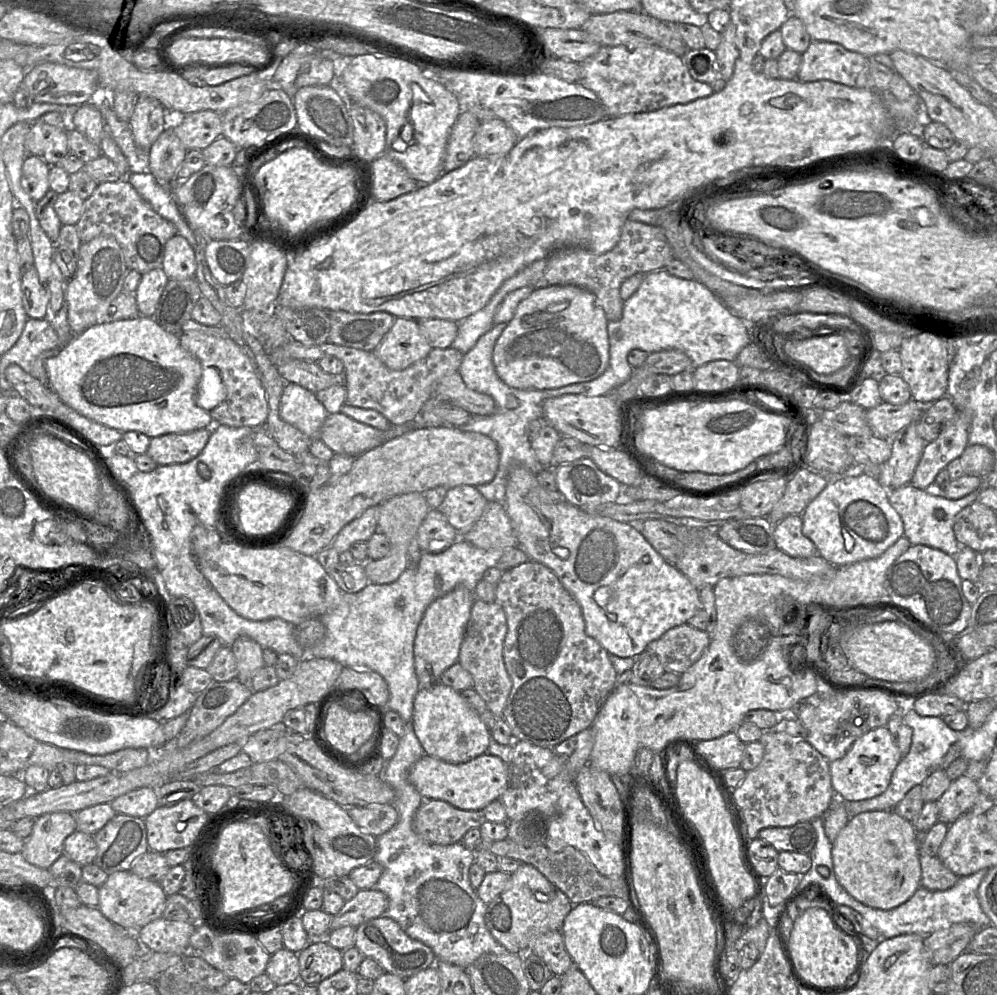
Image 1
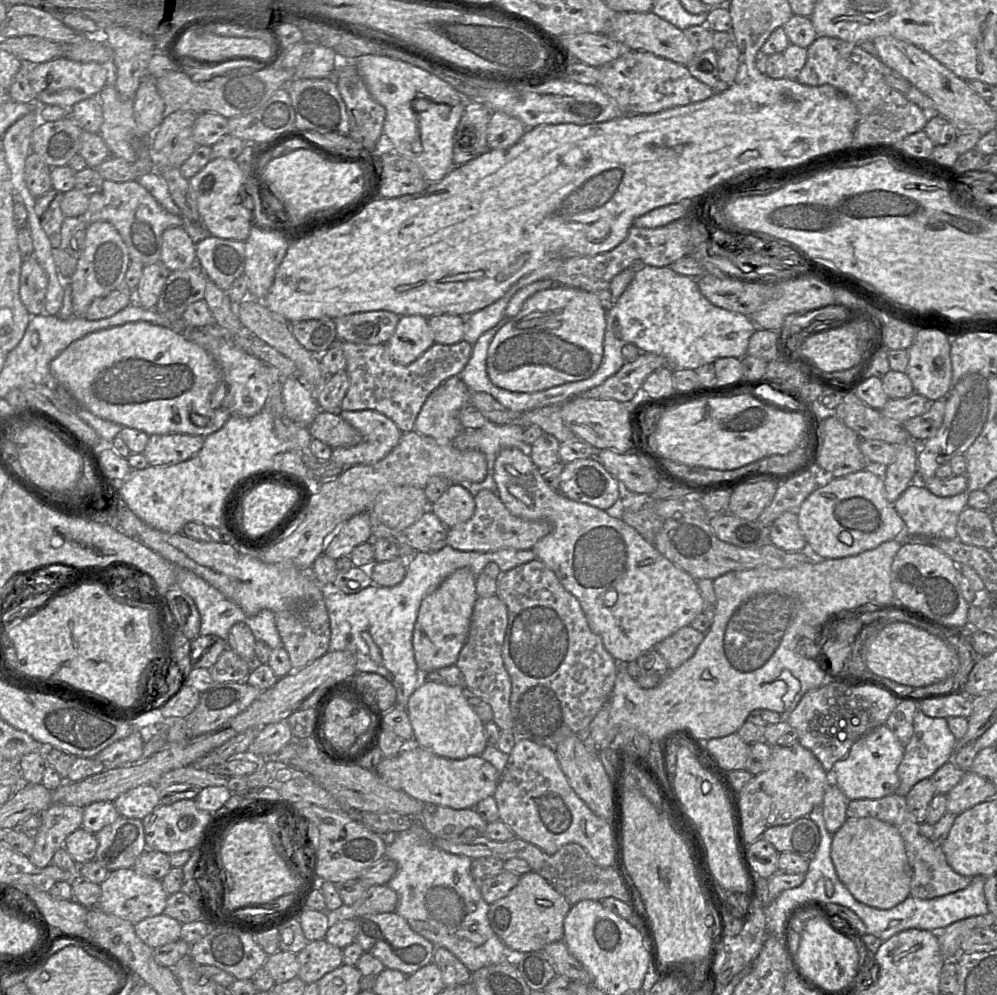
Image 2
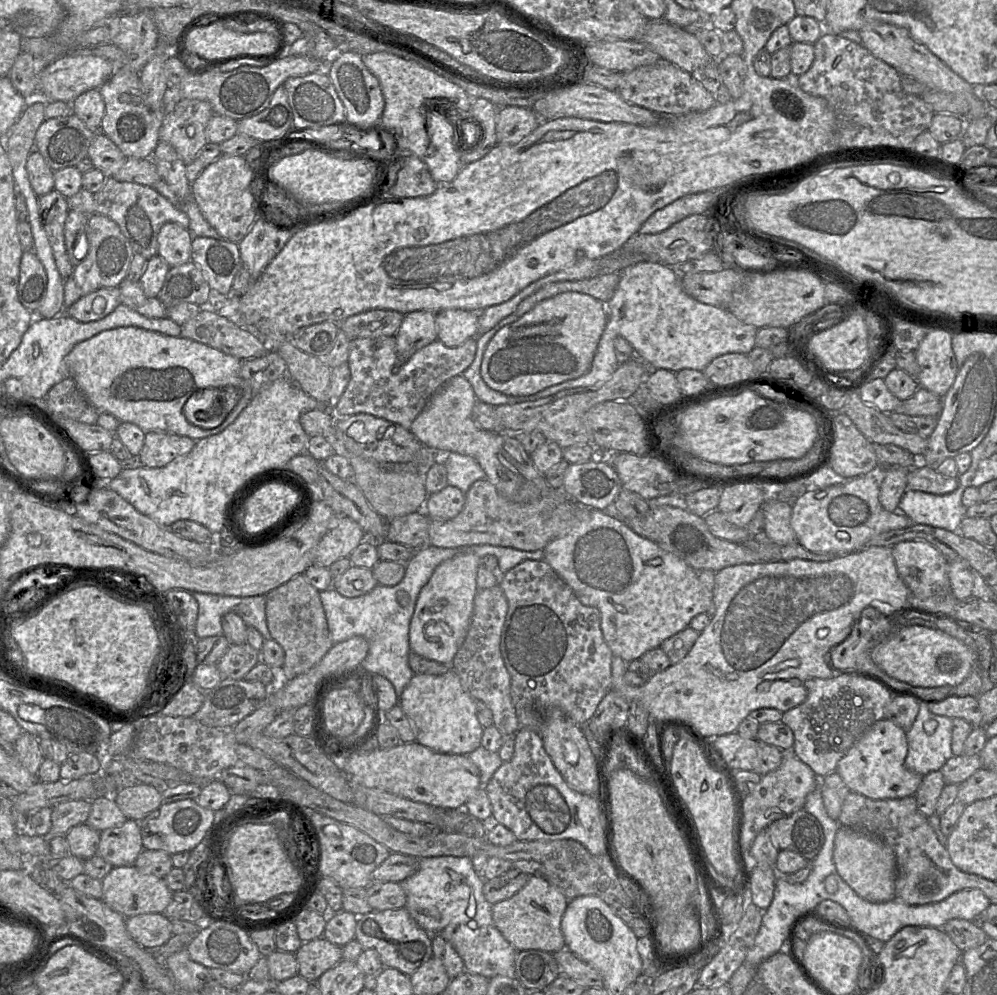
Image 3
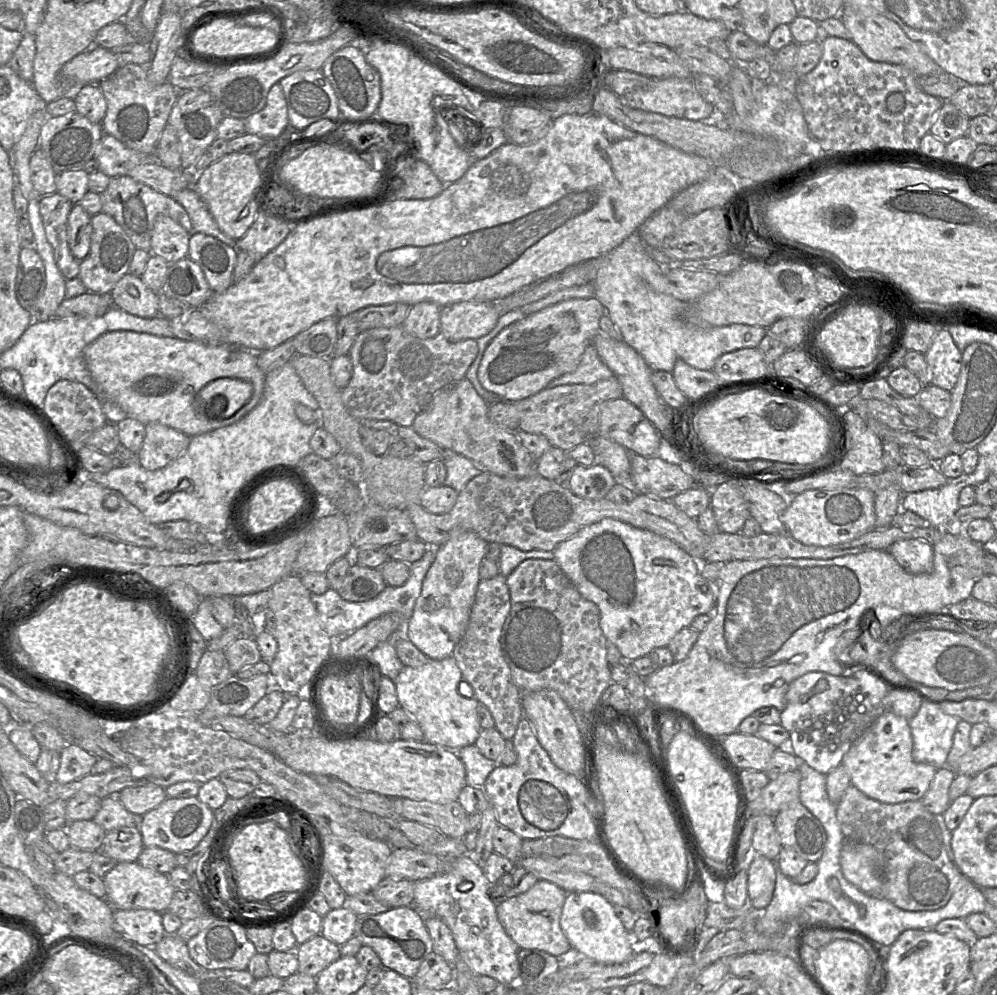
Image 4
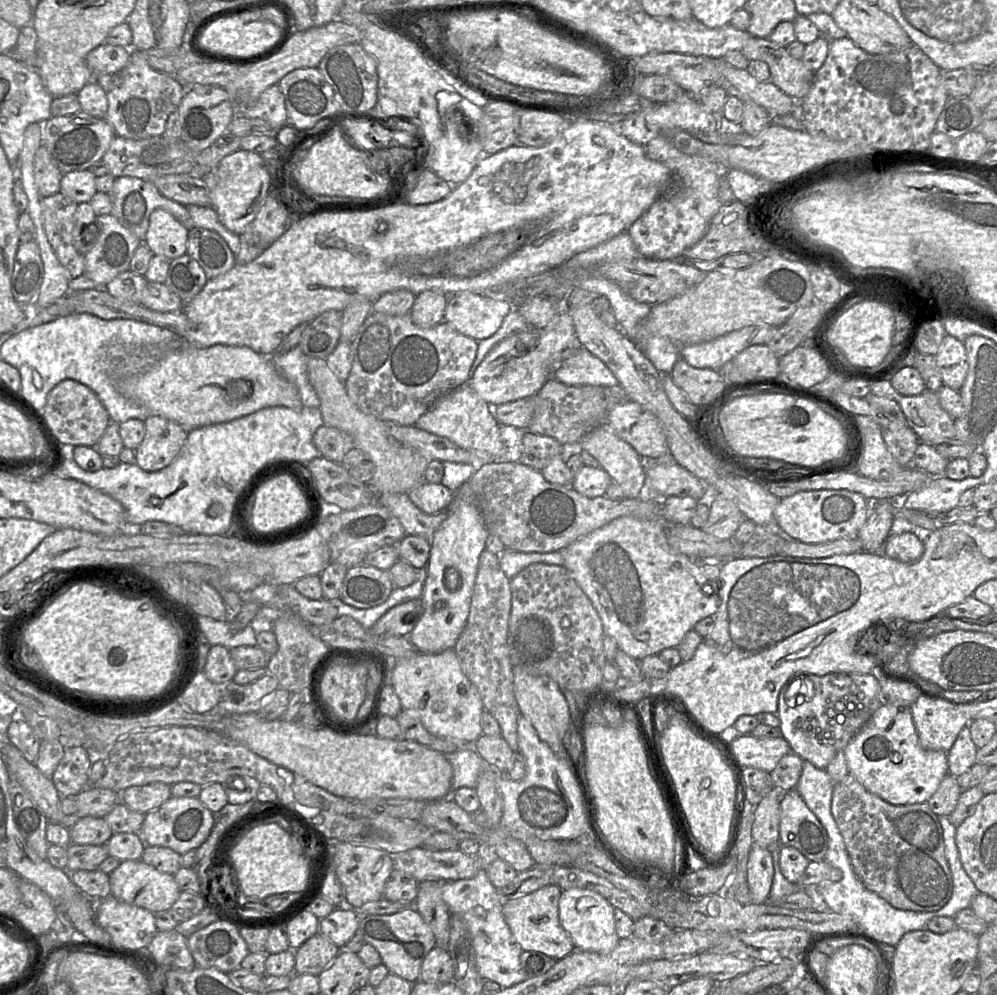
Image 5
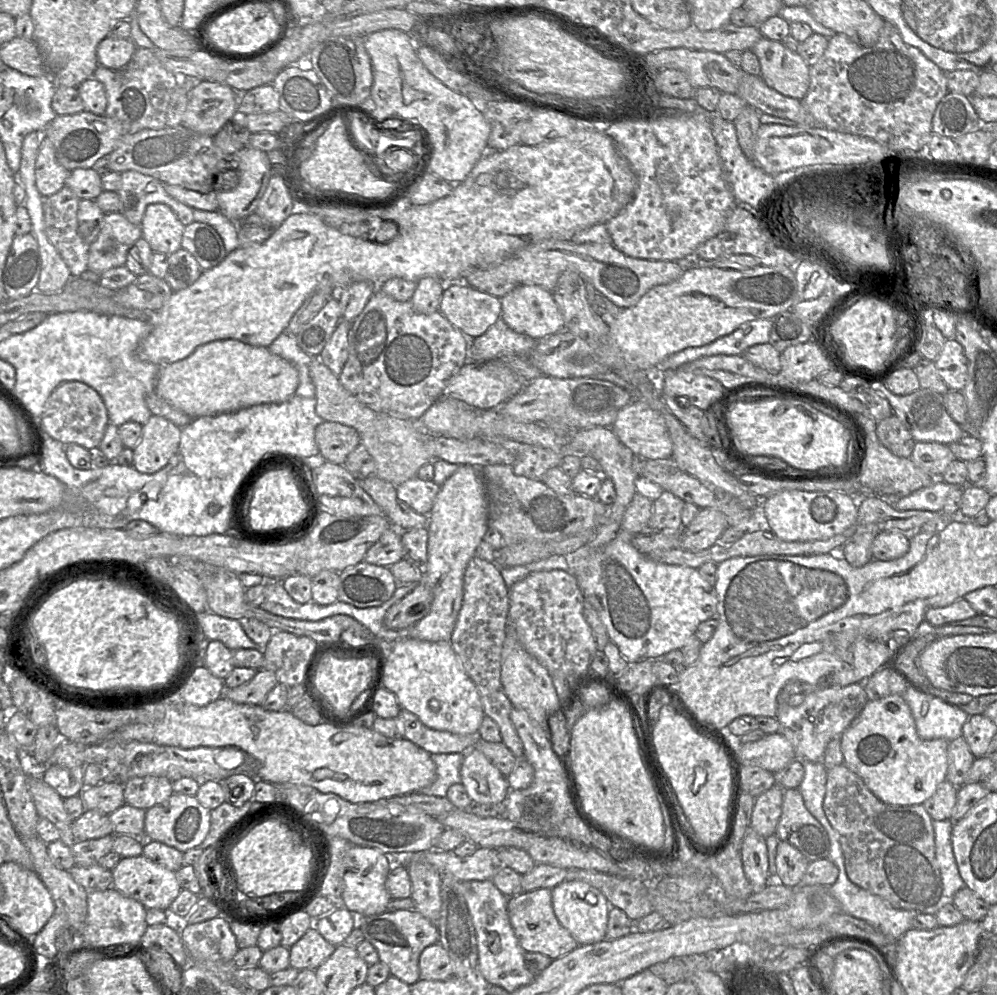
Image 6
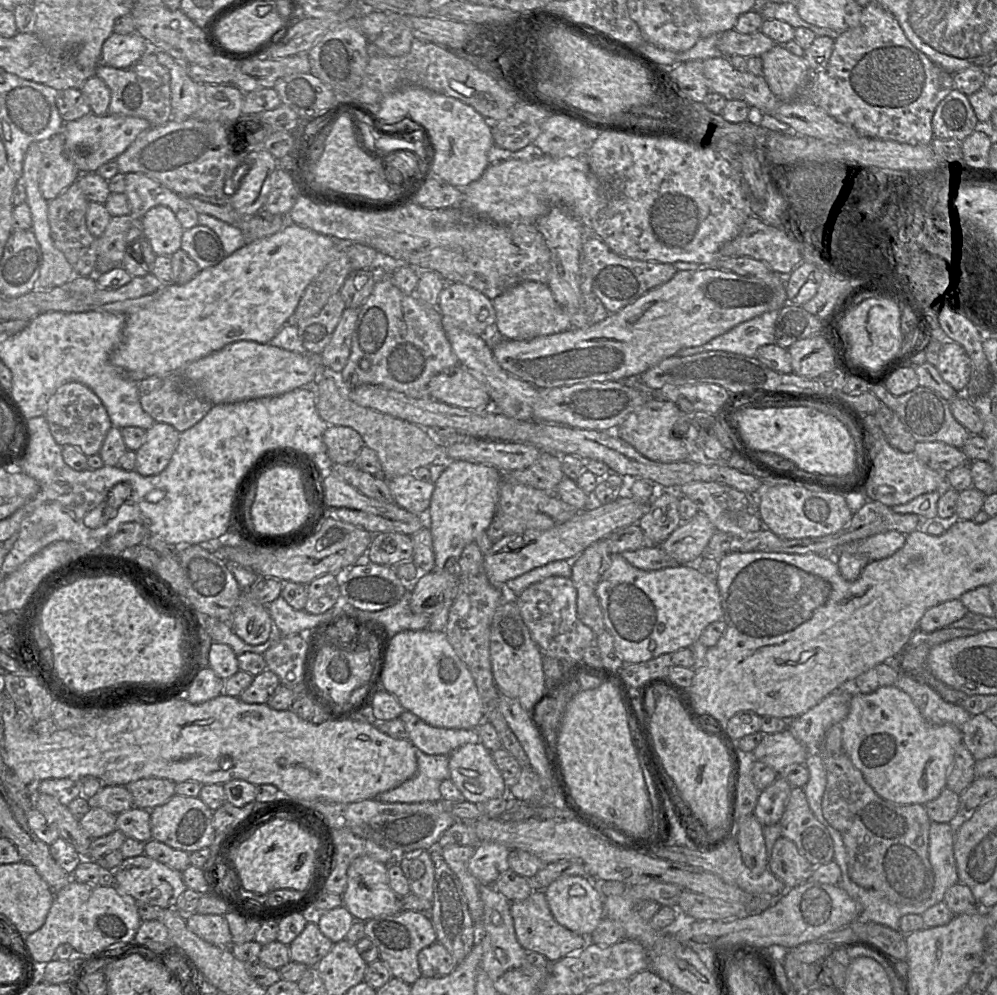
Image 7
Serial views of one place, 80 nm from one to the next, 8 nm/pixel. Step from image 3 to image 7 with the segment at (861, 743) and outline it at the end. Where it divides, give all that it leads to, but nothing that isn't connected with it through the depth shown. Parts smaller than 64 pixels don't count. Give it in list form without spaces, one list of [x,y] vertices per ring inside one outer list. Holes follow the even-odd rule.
[[[884,686],[869,694],[854,692],[849,713],[840,724],[845,754],[881,798],[896,804],[924,805],[936,799],[946,787],[956,747],[963,742],[960,728],[928,722],[912,698],[897,686]]]

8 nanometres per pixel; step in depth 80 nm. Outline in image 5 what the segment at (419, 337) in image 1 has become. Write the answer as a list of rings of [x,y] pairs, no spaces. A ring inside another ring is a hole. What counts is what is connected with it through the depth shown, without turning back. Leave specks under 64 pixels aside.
[[[434,290],[416,295],[409,313],[412,322],[420,328],[431,328],[444,321],[447,297]]]

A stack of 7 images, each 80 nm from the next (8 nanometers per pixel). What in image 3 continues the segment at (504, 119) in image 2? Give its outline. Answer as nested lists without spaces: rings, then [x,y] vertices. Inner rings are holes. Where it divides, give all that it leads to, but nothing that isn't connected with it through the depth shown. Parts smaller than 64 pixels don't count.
[[[520,106],[498,107],[496,115],[497,144],[516,144],[539,124],[537,115]]]

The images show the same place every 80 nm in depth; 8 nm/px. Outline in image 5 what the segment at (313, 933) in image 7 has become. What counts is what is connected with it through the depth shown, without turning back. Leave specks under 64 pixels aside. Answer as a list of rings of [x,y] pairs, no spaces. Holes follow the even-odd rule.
[[[318,932],[294,951],[294,973],[318,976],[334,961],[340,950]]]

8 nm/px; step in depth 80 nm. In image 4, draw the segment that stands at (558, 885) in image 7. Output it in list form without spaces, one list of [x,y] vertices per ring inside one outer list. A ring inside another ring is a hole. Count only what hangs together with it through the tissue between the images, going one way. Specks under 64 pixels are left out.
[[[571,892],[566,894],[560,917],[561,929],[568,939],[572,949],[572,956],[586,956],[598,964],[621,964],[629,960],[636,952],[636,944],[615,915],[613,905],[603,896],[589,892]]]

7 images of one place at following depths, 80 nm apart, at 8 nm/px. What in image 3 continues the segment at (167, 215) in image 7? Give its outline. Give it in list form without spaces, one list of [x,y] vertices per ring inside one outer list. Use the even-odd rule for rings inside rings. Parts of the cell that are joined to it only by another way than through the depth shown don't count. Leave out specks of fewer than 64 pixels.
[[[174,222],[162,225],[157,236],[158,256],[170,267],[191,260],[191,237],[188,229]]]

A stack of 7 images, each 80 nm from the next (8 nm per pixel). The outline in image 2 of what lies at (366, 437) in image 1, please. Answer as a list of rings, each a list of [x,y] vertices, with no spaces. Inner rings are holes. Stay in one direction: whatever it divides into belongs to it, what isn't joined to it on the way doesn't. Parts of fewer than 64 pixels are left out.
[[[320,411],[308,426],[312,438],[318,439],[332,449],[356,445],[361,441],[359,432],[339,414]]]

